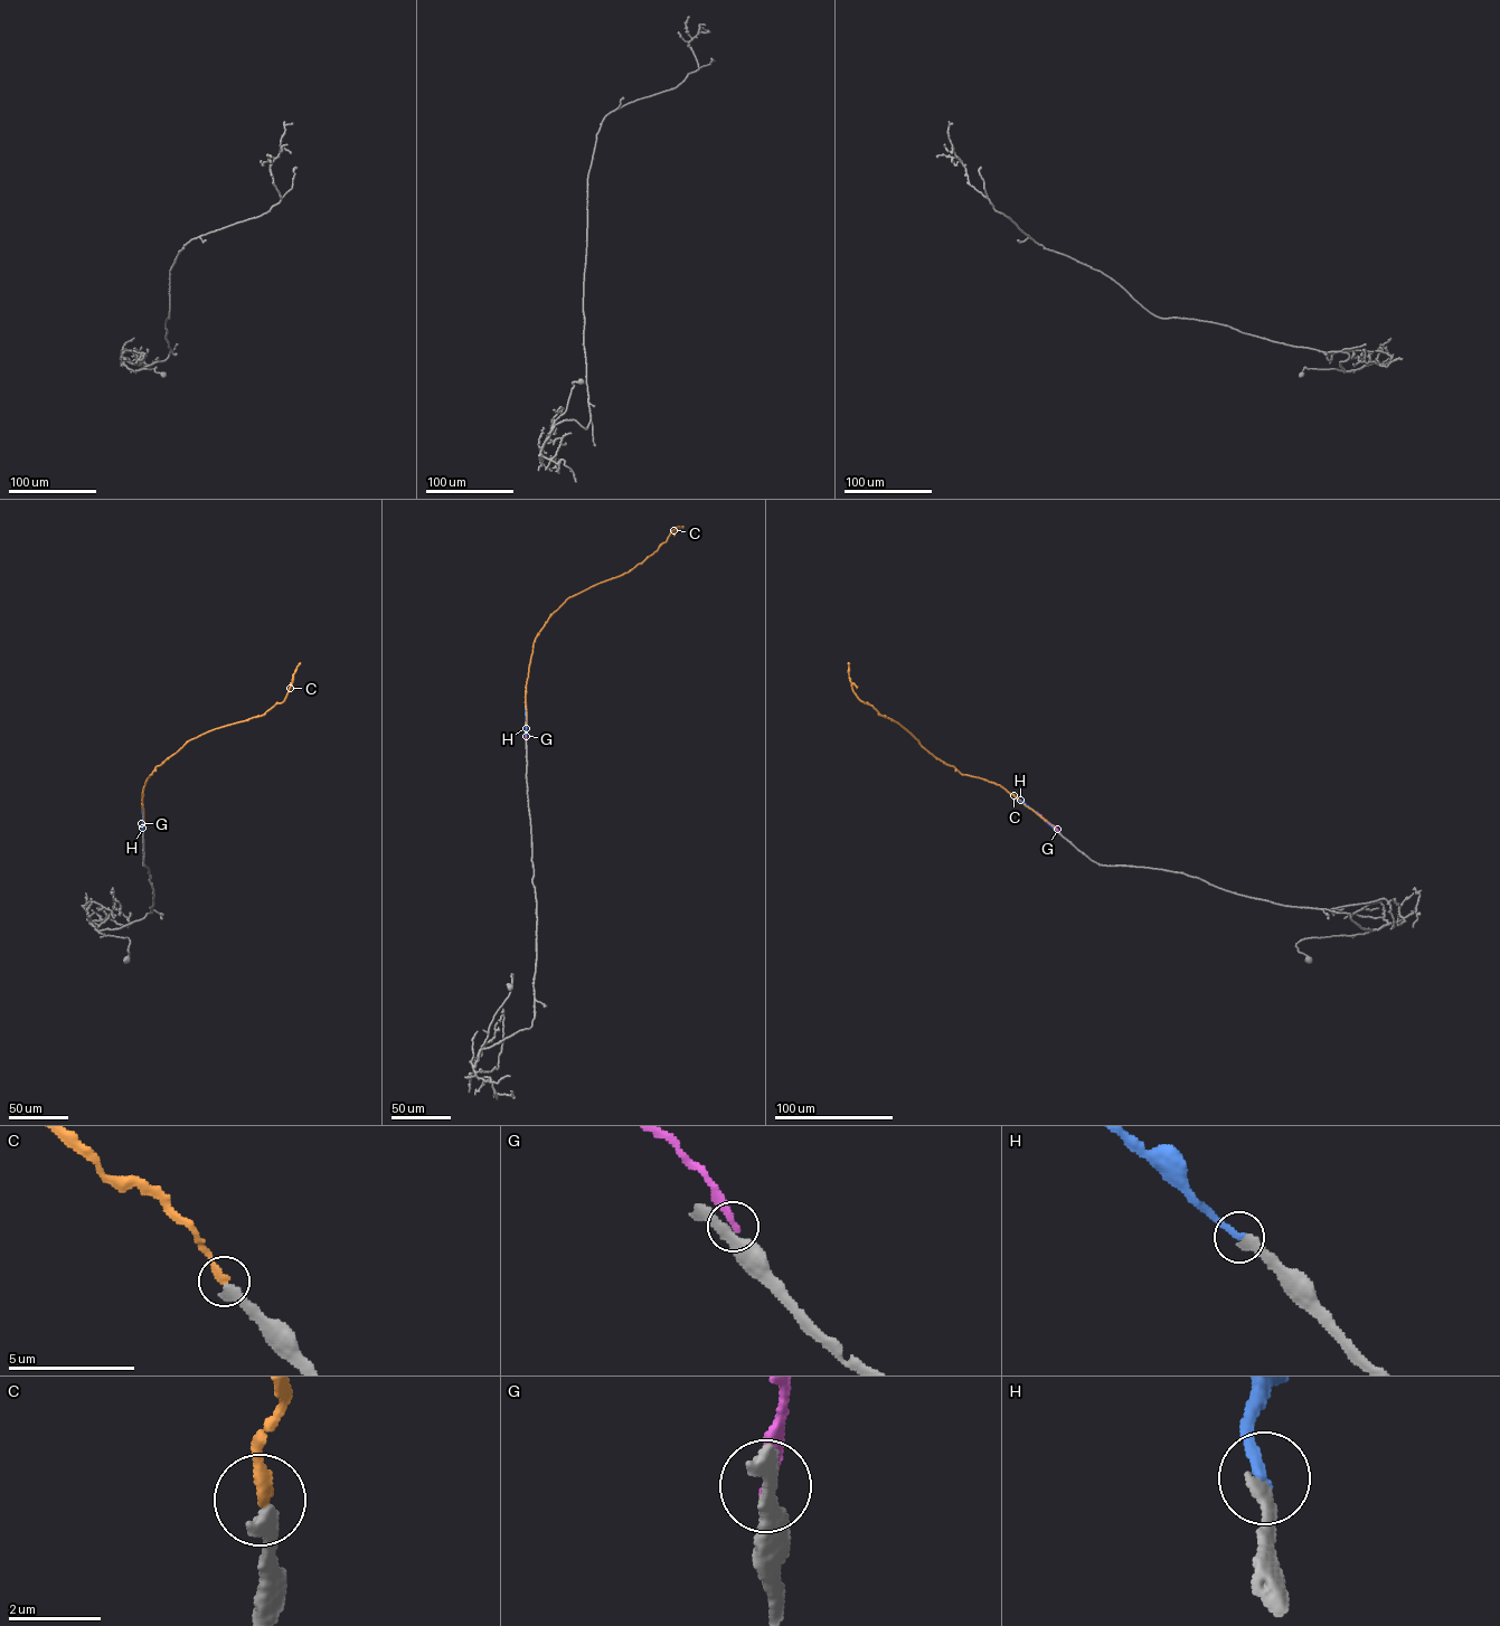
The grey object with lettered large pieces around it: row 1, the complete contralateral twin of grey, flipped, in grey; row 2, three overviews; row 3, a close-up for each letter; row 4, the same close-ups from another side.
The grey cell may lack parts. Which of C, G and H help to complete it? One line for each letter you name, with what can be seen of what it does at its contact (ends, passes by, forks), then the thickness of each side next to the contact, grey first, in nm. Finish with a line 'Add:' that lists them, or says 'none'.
H: It ends there. Thickness 360 nm (grey) against 260 nm
Add: H

